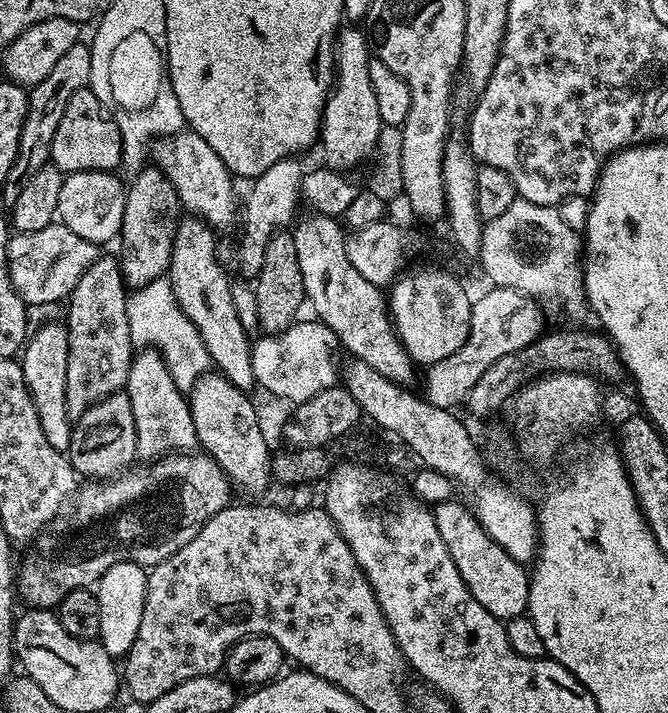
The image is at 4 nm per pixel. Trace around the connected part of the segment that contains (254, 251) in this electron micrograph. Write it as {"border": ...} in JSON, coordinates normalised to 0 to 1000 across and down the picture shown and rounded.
{"border":[[[463,210],[454,216],[430,219],[425,224],[410,227],[404,238],[382,248],[371,264],[371,276],[362,281],[362,309],[365,303],[365,327],[356,331],[352,369],[359,370],[358,386],[382,390],[392,379],[397,366],[400,341],[419,321],[430,321],[445,307],[443,286],[451,285],[449,257],[458,244],[482,234],[478,212]]]}

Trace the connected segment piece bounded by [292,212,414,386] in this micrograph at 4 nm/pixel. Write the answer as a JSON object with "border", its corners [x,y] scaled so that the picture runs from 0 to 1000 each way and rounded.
{"border":[[[469,297],[460,302],[439,316],[437,327],[458,418],[472,445],[500,463],[513,492],[516,488],[521,496],[548,508],[548,513],[566,519],[566,525],[584,530],[591,539],[615,540],[620,508],[593,470],[593,456],[587,453],[570,400],[548,396],[548,390],[530,379],[518,356],[516,321],[507,307]]]}

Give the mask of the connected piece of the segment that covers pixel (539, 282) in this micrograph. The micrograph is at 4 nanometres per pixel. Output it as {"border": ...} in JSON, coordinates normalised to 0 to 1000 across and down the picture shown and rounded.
{"border":[[[774,276],[756,299],[726,313],[716,369],[738,387],[738,400],[775,405],[811,424],[816,433],[840,435],[852,456],[871,457],[883,443],[868,369],[873,335],[837,297],[834,290],[811,290]]]}

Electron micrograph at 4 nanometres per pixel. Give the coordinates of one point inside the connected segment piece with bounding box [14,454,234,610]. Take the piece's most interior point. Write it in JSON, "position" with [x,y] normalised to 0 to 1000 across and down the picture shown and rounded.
{"position":[214,724]}

